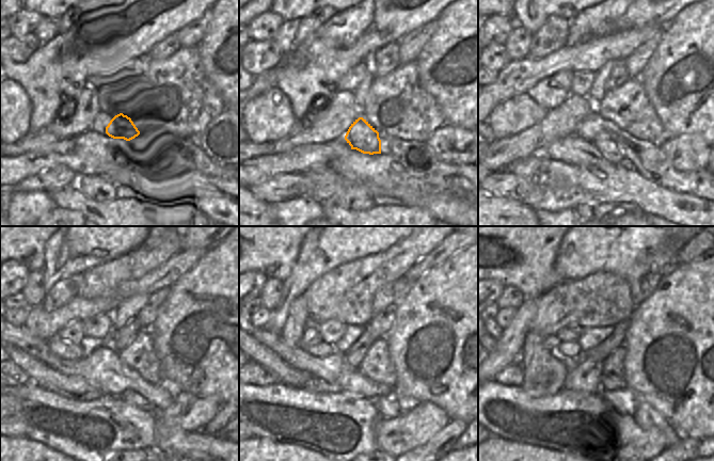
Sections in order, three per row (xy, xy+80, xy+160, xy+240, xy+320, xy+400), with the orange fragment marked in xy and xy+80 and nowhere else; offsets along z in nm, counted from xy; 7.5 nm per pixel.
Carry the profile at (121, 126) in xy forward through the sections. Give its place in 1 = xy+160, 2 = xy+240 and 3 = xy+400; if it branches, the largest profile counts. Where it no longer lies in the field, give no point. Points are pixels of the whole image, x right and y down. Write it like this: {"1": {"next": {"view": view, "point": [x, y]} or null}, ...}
{"1": {"next": {"view": "xy+160", "point": [608, 149]}}, "2": {"next": {"view": "xy+240", "point": [131, 397]}}, "3": {"next": {"view": "xy+400", "point": [641, 414]}}}

